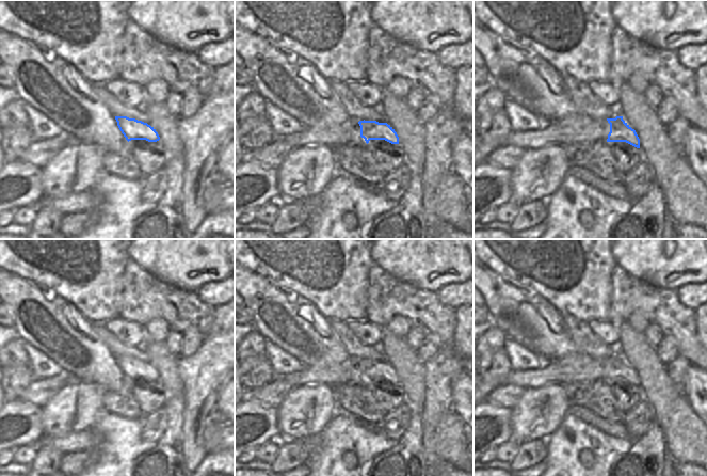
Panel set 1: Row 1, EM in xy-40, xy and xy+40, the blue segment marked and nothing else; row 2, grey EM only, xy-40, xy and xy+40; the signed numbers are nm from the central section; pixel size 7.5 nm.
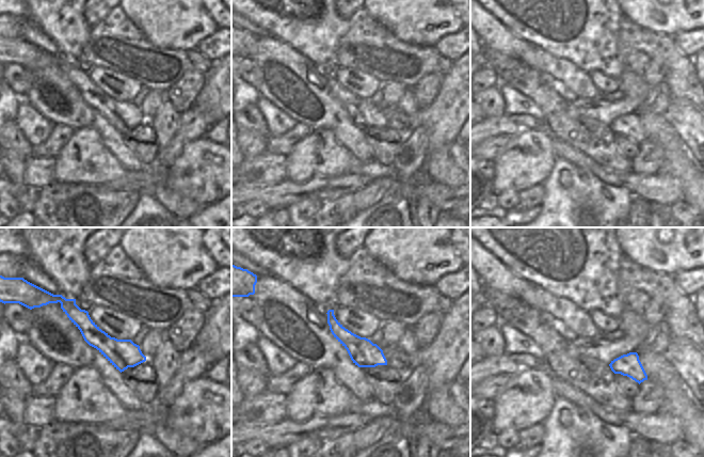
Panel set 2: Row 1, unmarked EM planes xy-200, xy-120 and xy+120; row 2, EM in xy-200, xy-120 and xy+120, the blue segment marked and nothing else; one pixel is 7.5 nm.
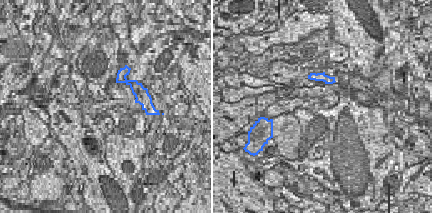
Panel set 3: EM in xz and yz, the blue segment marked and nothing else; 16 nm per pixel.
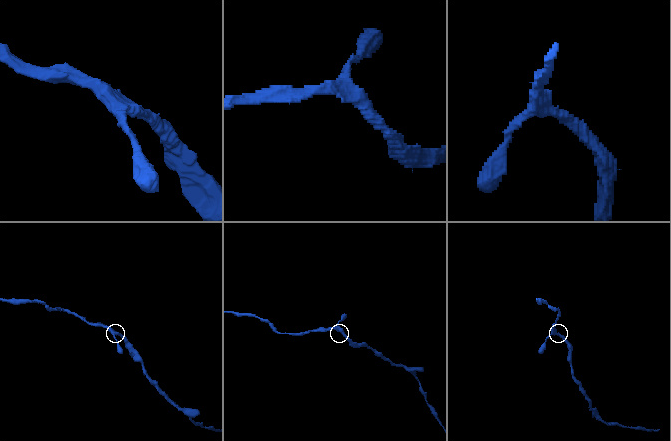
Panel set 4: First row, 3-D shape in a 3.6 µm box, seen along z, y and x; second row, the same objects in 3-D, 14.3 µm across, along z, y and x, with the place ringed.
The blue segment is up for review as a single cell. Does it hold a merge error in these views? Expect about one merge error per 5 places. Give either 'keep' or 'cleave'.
keep

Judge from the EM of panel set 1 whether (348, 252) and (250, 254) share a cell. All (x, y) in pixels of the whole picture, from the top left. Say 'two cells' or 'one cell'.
one cell

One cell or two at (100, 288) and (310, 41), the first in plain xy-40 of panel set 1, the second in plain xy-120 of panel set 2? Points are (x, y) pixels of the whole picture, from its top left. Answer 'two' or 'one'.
one

